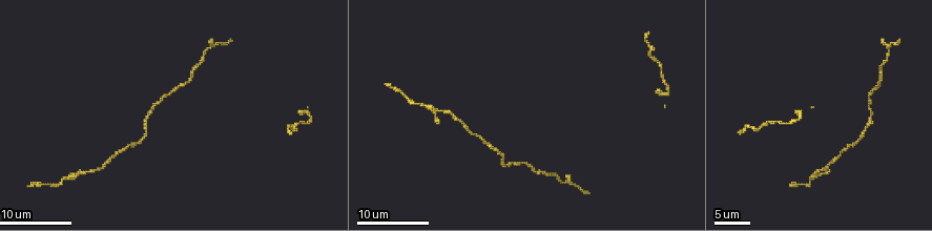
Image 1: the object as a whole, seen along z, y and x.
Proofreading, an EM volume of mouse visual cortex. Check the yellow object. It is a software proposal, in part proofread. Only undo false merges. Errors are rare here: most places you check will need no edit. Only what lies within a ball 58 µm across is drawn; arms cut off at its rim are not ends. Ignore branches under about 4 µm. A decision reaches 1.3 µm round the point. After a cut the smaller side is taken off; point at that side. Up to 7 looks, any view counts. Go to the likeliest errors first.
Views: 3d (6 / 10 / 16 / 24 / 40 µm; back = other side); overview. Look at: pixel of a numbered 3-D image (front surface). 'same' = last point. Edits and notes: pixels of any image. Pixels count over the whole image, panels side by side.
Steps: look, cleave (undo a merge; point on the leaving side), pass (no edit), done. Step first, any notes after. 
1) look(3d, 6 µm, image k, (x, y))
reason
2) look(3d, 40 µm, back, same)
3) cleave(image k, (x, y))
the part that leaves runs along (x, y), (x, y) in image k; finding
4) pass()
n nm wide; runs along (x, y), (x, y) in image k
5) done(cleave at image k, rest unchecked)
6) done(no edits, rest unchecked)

look(3d, 6 µm, image 1, (81, 172))
sudden change in width

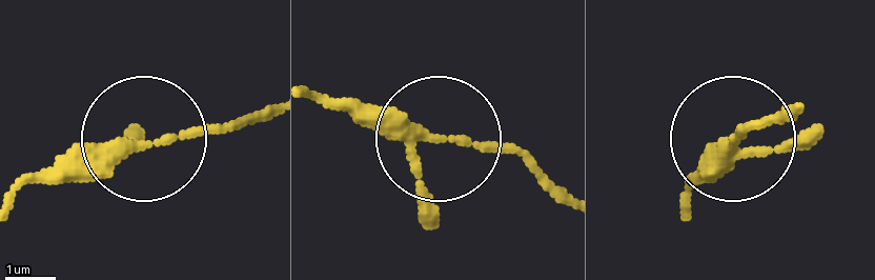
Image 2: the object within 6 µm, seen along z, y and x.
pass()
runs along (272, 108), (25, 172) in image 2; one neuron here

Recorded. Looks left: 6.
look(3d, 6 µm, image 1, (405, 98))
thin neck

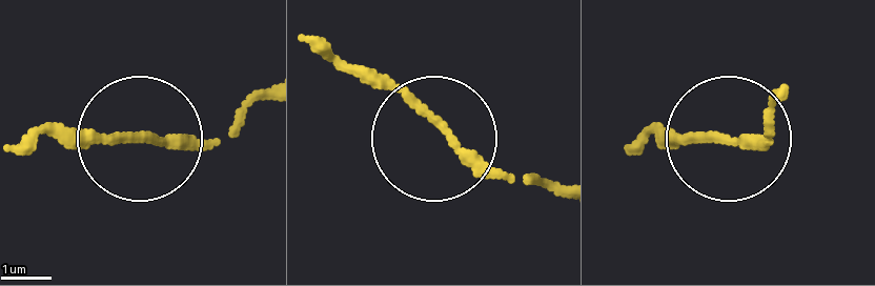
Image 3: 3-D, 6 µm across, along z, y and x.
pass()
170 nm wide; runs along (560, 191), (484, 175), (338, 58) in image 3; all the same neuron

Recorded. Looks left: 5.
look(3d, 16 µm, image 1, (147, 129))
calibre changes

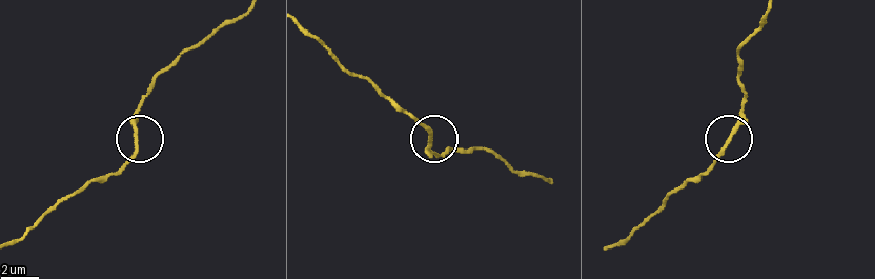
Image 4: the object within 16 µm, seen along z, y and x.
pass()
190 nm wide; runs along (767, 12), (739, 48), (744, 104), (737, 127), (698, 178) in image 4; one neuron here

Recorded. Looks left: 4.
look(3d, 6 µm, image 1, (879, 79))

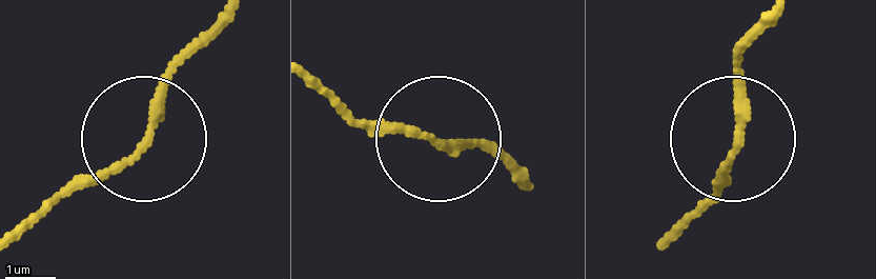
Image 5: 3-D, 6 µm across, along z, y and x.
pass()
runs along (141, 144), (165, 85), (211, 39) in image 5; continuous, no second neuron

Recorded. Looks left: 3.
done(no edits, rest unchecked)

